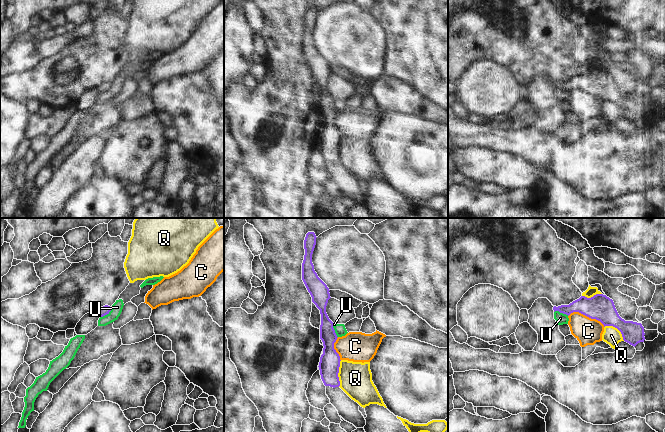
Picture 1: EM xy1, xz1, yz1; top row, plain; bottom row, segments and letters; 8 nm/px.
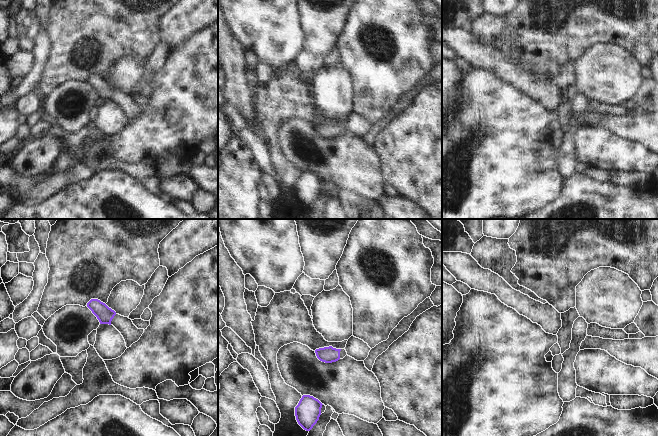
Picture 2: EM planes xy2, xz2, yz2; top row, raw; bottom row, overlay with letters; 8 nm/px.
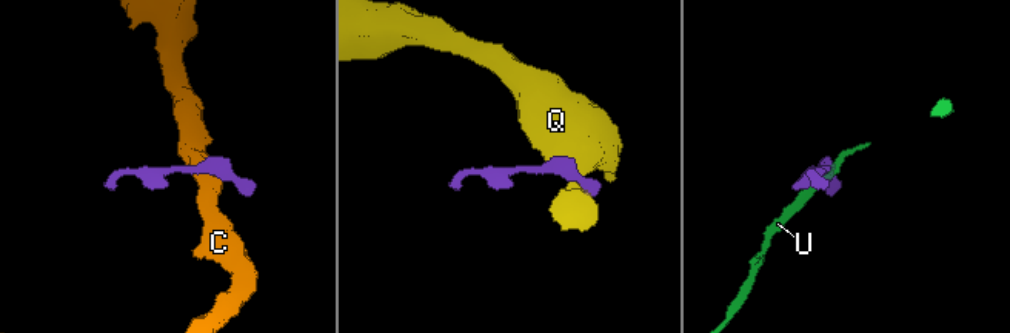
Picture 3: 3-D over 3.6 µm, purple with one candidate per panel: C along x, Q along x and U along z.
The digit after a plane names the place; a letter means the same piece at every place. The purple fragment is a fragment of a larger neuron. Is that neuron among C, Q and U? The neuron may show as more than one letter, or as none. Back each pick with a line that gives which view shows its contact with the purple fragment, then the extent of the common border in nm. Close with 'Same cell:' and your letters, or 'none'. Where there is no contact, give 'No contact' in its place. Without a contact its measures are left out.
Same cell: none.

